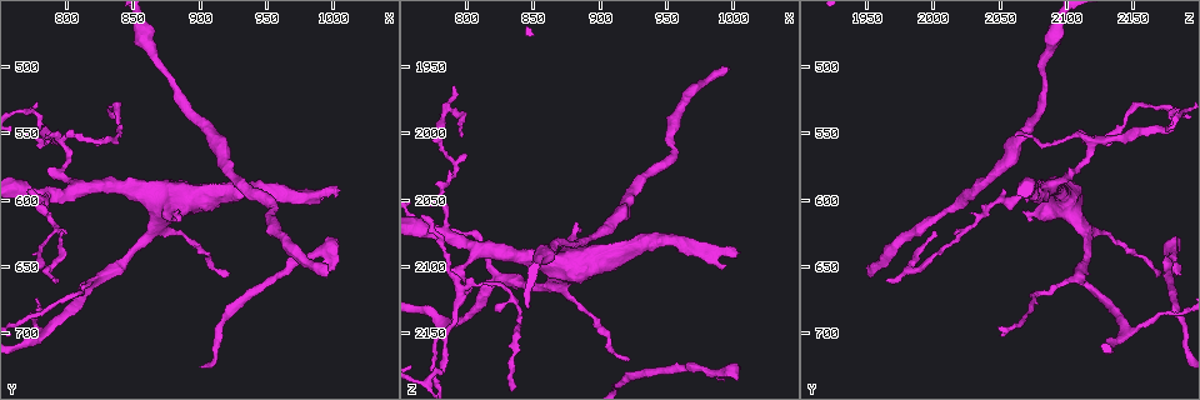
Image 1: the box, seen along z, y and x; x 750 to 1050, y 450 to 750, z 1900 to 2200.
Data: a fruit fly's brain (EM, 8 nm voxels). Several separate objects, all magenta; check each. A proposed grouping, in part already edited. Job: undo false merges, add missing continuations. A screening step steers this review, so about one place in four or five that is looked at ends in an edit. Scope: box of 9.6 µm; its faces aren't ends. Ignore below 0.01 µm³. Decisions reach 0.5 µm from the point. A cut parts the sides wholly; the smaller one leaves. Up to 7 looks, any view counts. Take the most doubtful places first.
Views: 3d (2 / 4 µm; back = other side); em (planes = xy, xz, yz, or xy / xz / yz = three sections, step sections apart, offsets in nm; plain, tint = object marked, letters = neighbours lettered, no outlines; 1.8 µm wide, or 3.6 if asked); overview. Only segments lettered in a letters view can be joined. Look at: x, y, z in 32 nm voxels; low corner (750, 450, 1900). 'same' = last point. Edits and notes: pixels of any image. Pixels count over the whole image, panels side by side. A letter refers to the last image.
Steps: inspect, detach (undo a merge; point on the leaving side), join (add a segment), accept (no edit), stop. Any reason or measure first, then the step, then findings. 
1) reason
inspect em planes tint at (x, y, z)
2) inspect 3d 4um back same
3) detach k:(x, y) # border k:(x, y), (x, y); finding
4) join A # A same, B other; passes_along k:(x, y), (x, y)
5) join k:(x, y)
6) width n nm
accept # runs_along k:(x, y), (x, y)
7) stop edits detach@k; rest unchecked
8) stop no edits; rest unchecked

long arm stops here
inspect 3d 4um at (994, 656, 1952)

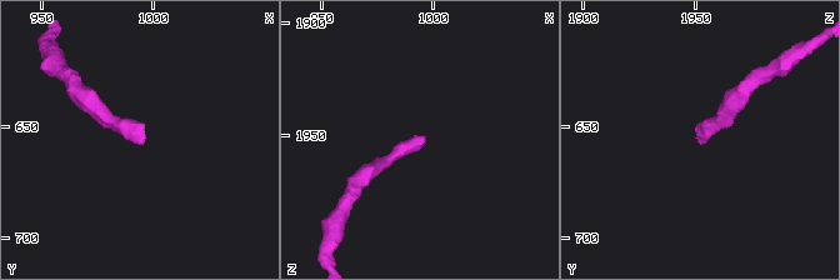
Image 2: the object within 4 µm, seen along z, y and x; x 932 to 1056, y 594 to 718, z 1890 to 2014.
now the EM
inspect em planes letters at (995, 659, 1951)

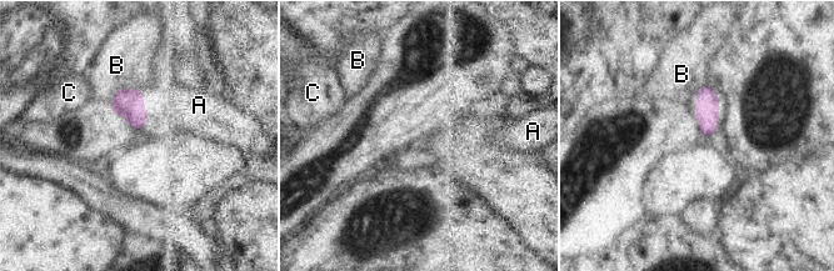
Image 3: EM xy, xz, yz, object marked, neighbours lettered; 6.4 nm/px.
longest_contact B 240 nm
join A # A same, B other, C other; passes_along 3:(129, 103), (143, 105), (181, 101); the neuron continues

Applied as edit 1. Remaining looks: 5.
abrupt turn
inspect 3d 4um back at (782, 546, 2174)

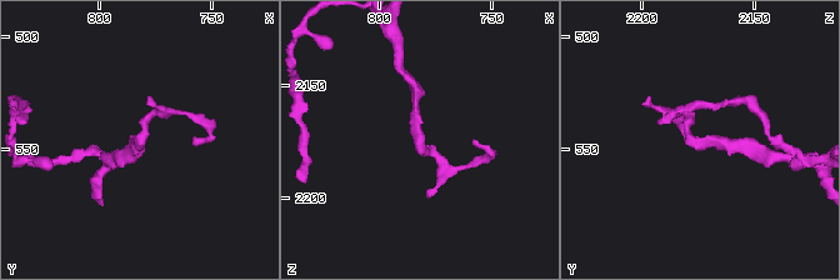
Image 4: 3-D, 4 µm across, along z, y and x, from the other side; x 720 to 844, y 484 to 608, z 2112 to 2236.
shape alone is not enough
inspect em xz step 4 tint at (782, 549, 2173)

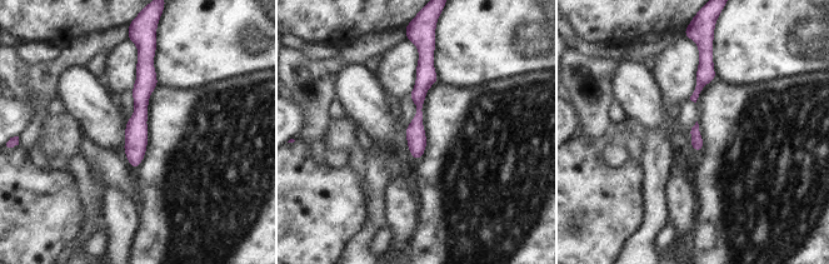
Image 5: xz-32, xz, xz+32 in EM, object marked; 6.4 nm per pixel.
cut it another way
inspect em planes letters same

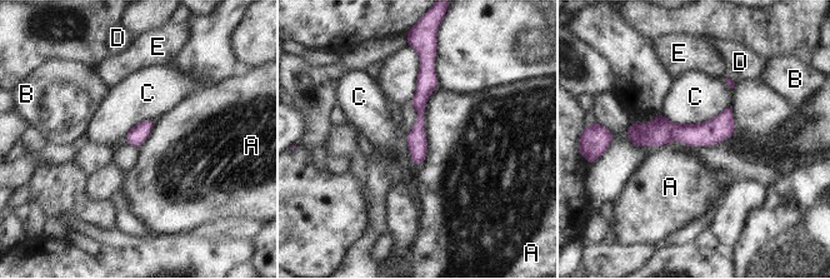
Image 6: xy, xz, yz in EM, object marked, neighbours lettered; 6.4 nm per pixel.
width 120 nm
accept # A other, B other, C other, D other, E other; runs_along 6:(731, 126), (713, 131), (630, 131); continuous, no second neuron

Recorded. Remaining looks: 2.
stop edits join@3; rest unchecked

